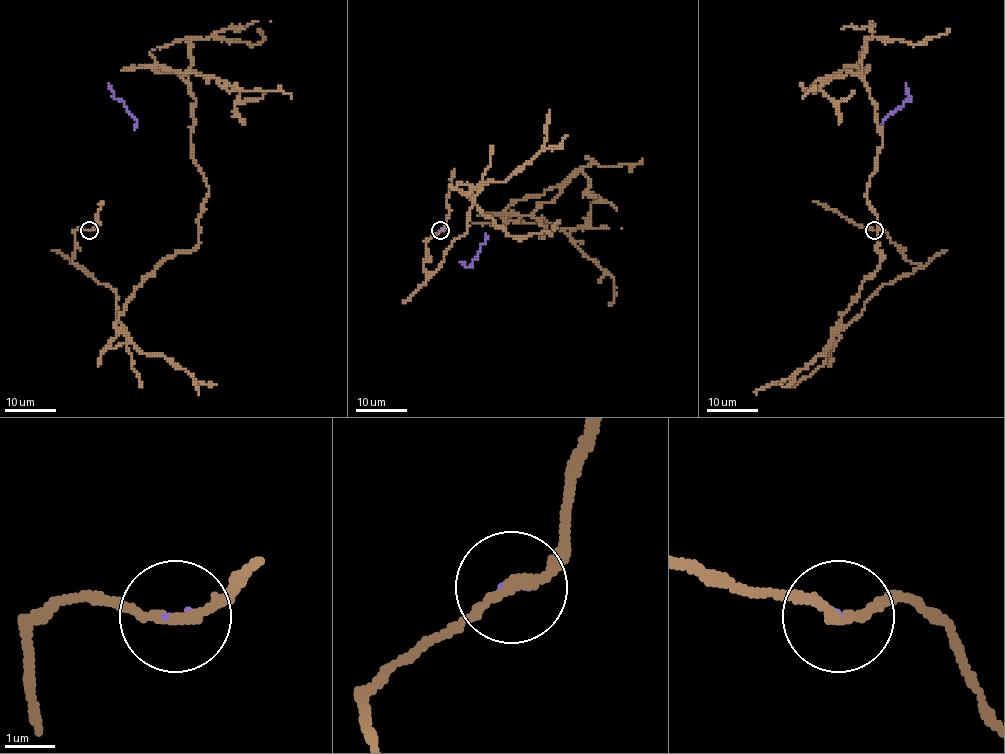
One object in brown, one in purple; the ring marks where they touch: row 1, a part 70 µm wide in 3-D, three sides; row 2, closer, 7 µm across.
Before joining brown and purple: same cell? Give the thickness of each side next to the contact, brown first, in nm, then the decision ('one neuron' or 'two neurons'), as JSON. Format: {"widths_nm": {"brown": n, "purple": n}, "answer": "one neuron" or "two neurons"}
{"widths_nm": {"brown": 200, "purple": 80}, "answer": "two neurons"}

